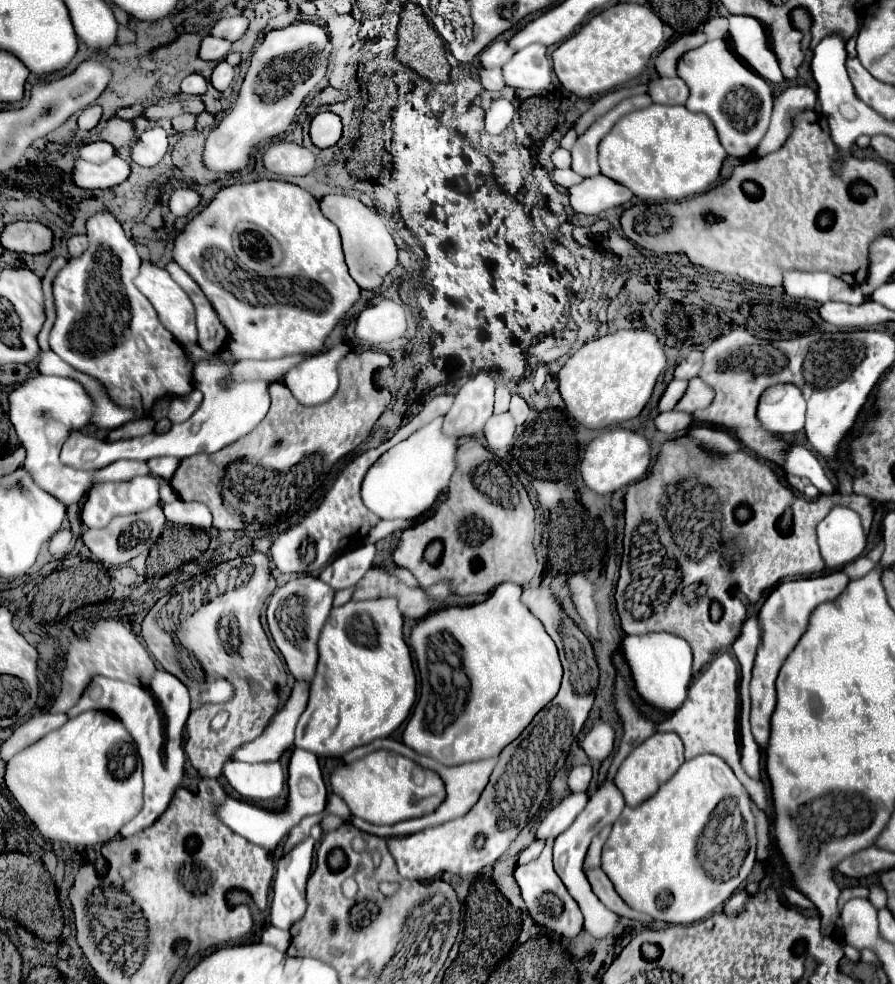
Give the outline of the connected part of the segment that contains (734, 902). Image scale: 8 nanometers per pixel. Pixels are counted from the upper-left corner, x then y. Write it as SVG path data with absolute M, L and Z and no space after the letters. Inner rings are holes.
M745 890L737 892L737 894L727 902L725 912L741 912L741 908L743 908L743 904L745 904L747 898L749 898L749 892L745 892Z

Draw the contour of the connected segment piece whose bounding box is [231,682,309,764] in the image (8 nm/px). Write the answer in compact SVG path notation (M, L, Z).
M295 682L291 698L285 702L285 706L275 714L275 718L269 722L265 732L255 738L253 742L241 744L233 754L231 760L235 762L247 762L247 764L259 764L259 762L279 762L281 756L293 746L293 730L307 706L307 684Z

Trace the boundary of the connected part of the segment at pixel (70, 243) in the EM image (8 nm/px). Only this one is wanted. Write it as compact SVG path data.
M71 236L67 240L67 248L69 248L69 254L75 258L75 256L81 256L87 248L87 236Z

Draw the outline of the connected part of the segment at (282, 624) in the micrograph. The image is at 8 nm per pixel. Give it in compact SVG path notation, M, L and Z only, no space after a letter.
M299 574L293 576L285 586L273 592L269 608L267 608L267 624L269 632L273 636L275 646L285 658L285 664L295 680L303 680L311 684L317 668L317 640L319 632L329 618L329 612L333 608L333 596L335 590L319 580L313 574Z

